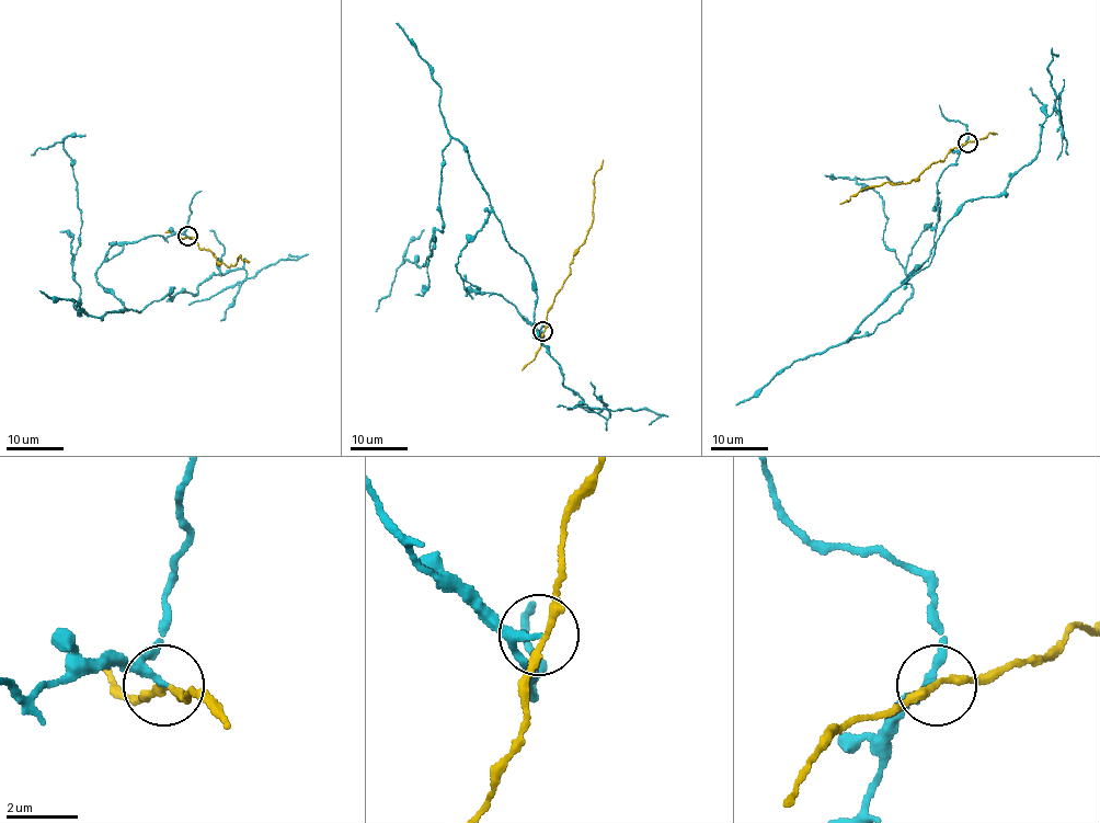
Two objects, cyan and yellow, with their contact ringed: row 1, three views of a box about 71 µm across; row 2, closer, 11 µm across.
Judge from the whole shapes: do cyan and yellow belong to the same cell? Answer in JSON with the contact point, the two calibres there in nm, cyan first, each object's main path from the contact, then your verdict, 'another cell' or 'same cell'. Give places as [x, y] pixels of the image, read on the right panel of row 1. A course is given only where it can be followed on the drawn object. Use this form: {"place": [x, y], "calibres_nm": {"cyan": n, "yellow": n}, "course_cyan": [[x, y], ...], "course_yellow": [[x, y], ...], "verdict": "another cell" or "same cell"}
{"place": [967, 143], "calibres_nm": {"cyan": 170, "yellow": 190}, "course_cyan": [[967, 143], [937, 182], [927, 261], [847, 341], [913, 290], [883, 240], [883, 201], [856, 180], [903, 182]], "course_yellow": [[967, 141], [950, 150], [944, 160], [930, 166], [917, 179], [906, 183], [882, 182], [862, 189], [840, 204]], "verdict": "another cell"}

